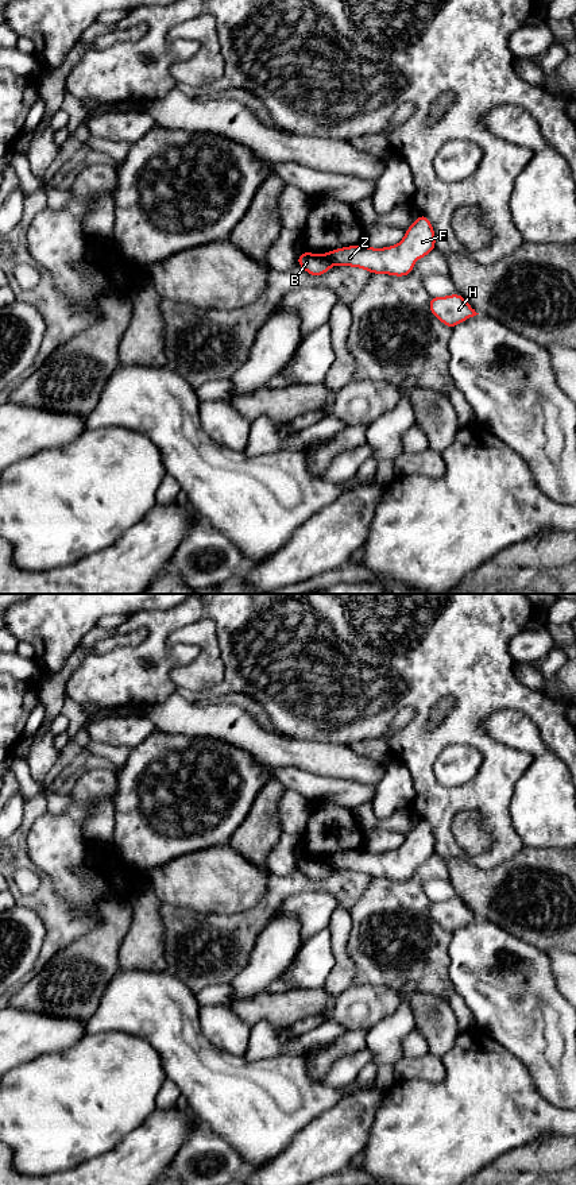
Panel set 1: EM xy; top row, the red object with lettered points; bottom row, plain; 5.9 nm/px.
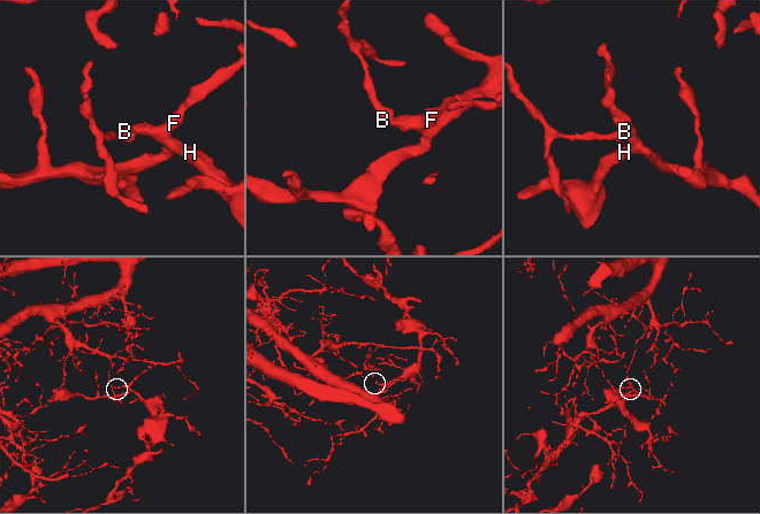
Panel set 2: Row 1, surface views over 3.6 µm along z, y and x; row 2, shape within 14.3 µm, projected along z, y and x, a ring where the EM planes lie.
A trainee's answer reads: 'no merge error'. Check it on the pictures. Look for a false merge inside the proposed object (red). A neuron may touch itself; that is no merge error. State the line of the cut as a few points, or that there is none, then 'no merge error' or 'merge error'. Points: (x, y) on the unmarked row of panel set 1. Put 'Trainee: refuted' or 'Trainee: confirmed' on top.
Trainee: refuted
cut in xy along (321, 860), (332, 869); merge error

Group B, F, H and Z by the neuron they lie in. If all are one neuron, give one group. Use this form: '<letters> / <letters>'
B / F H Z

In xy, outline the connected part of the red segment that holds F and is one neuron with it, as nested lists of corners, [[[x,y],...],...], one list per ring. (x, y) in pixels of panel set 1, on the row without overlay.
[[[420,819],[394,850],[372,853],[367,849],[347,850],[322,858],[333,871],[364,873],[371,879],[407,881],[414,868],[436,853],[433,830],[428,821]]]

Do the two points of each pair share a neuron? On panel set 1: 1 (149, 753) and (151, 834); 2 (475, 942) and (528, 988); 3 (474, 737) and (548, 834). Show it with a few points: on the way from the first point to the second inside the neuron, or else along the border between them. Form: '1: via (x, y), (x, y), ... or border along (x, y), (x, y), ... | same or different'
1: via (149, 774), (159, 786), (159, 814) | same
2: via (483, 957), (513, 987) | same
3: border along (532, 761), (517, 782), (510, 802), (510, 819) | different

